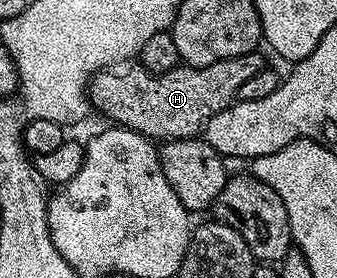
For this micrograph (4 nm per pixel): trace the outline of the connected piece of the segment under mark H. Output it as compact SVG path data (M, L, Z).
M256 50L249 54L237 54L237 58L225 58L221 62L213 62L213 66L204 68L180 66L163 72L160 76L155 76L149 70L145 70L138 62L115 64L92 76L89 85L89 104L94 111L96 108L101 115L108 116L111 119L108 121L112 125L139 132L152 141L189 140L198 137L215 114L230 108L239 95L241 85L249 82L249 78L253 78L263 69L265 60L261 53L262 51Z

